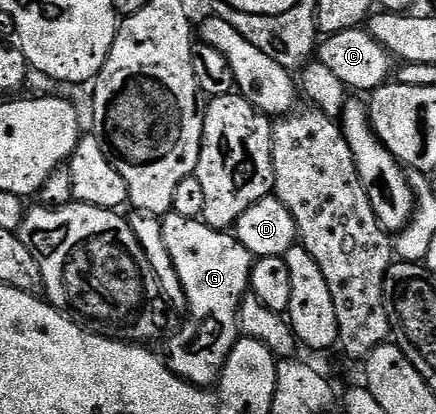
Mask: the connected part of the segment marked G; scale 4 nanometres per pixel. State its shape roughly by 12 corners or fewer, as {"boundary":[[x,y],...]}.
{"boundary":[[171,212],[164,244],[186,323],[162,363],[195,388],[221,378],[256,259],[233,233]]}

